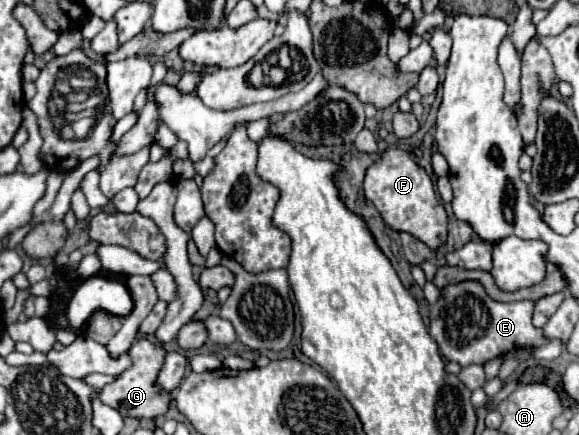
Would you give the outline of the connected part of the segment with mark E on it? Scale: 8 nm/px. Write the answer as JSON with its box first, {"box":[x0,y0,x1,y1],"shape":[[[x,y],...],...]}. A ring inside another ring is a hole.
{"box":[429,281,547,367],"shape":[[[463,281],[447,285],[441,291],[441,299],[431,307],[429,333],[437,341],[439,351],[447,361],[455,361],[461,367],[471,363],[483,365],[493,357],[505,355],[507,351],[547,343],[541,329],[533,327],[531,315],[533,301],[499,303],[493,301],[477,281]]]}

